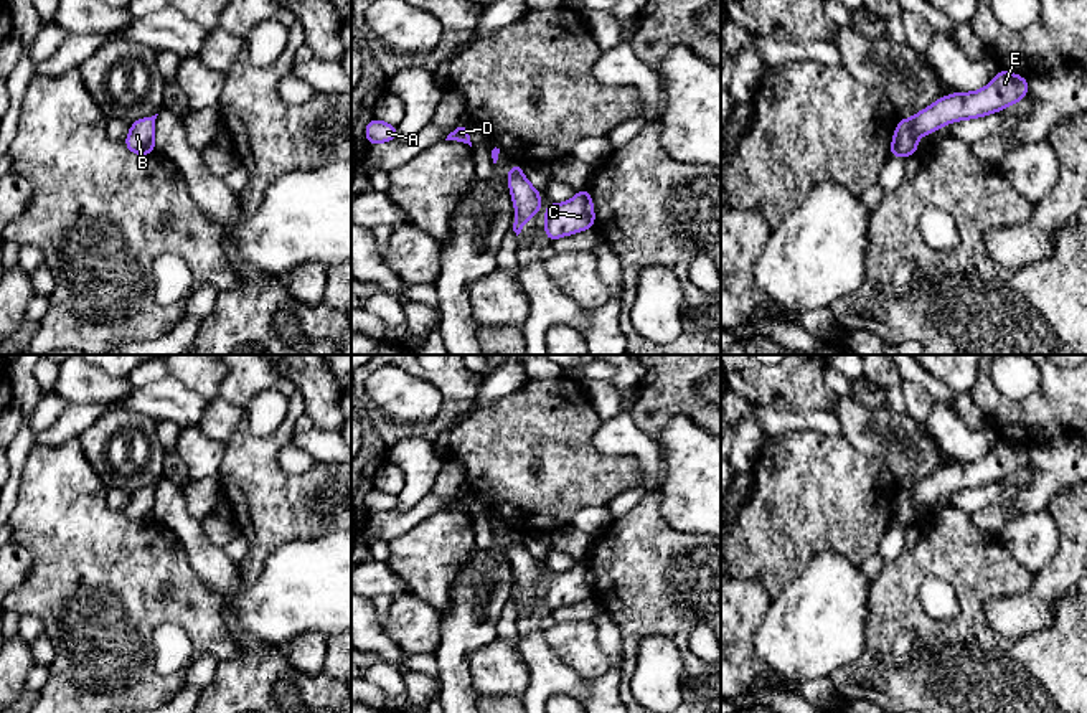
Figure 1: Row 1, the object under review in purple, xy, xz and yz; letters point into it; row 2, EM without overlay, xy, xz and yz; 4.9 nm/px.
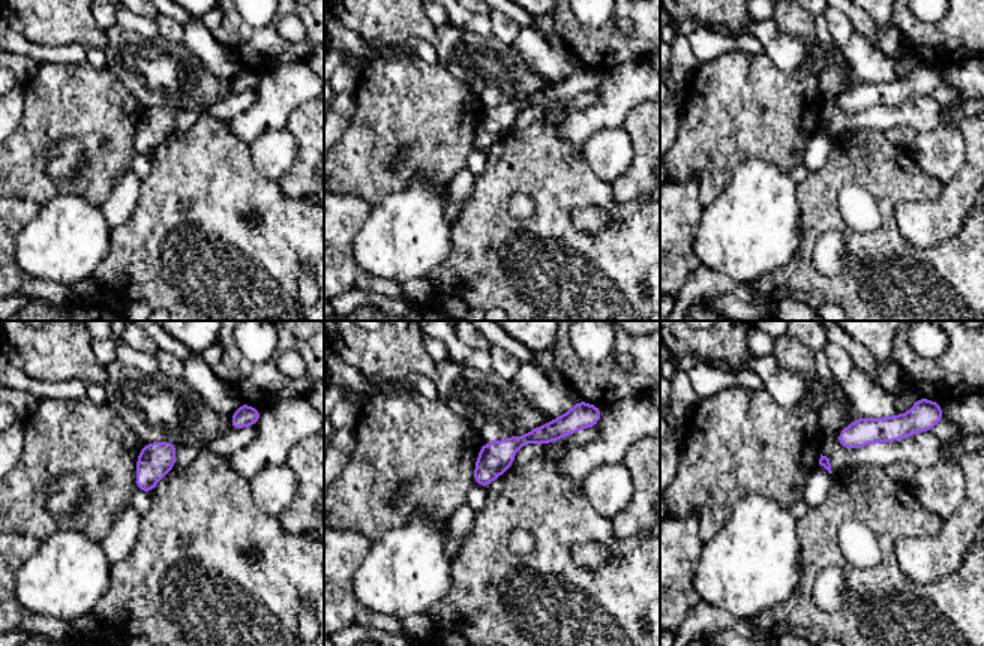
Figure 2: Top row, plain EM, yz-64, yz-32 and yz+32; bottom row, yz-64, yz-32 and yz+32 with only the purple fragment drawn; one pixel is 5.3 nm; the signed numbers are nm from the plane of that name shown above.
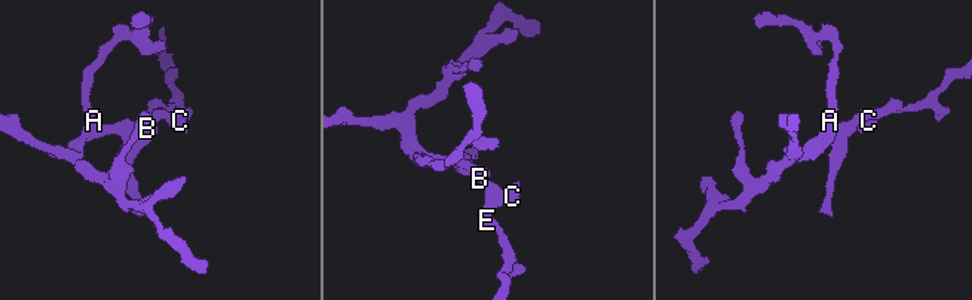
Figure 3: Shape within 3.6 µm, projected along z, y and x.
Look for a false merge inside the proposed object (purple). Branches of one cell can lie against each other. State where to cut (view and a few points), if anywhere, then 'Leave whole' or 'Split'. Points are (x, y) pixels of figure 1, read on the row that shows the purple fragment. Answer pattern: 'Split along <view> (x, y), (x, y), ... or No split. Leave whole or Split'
No split. Leave whole

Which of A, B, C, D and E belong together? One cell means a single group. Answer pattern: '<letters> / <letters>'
A B C D E

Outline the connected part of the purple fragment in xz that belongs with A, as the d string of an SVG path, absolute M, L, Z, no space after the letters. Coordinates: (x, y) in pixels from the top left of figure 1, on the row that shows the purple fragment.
M374 117L366 124L365 134L369 145L384 144L398 137L398 125L386 124Z

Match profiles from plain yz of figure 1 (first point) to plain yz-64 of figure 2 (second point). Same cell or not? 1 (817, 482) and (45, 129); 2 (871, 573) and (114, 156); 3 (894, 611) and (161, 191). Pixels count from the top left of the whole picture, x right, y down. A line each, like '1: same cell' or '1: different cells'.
1: same cell
2: different cells
3: same cell

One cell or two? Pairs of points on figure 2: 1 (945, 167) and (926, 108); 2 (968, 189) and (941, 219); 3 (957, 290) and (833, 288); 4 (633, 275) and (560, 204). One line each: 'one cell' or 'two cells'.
1: two cells
2: one cell
3: one cell
4: one cell

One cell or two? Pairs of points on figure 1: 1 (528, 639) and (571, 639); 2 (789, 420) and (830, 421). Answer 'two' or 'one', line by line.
1: two
2: one

